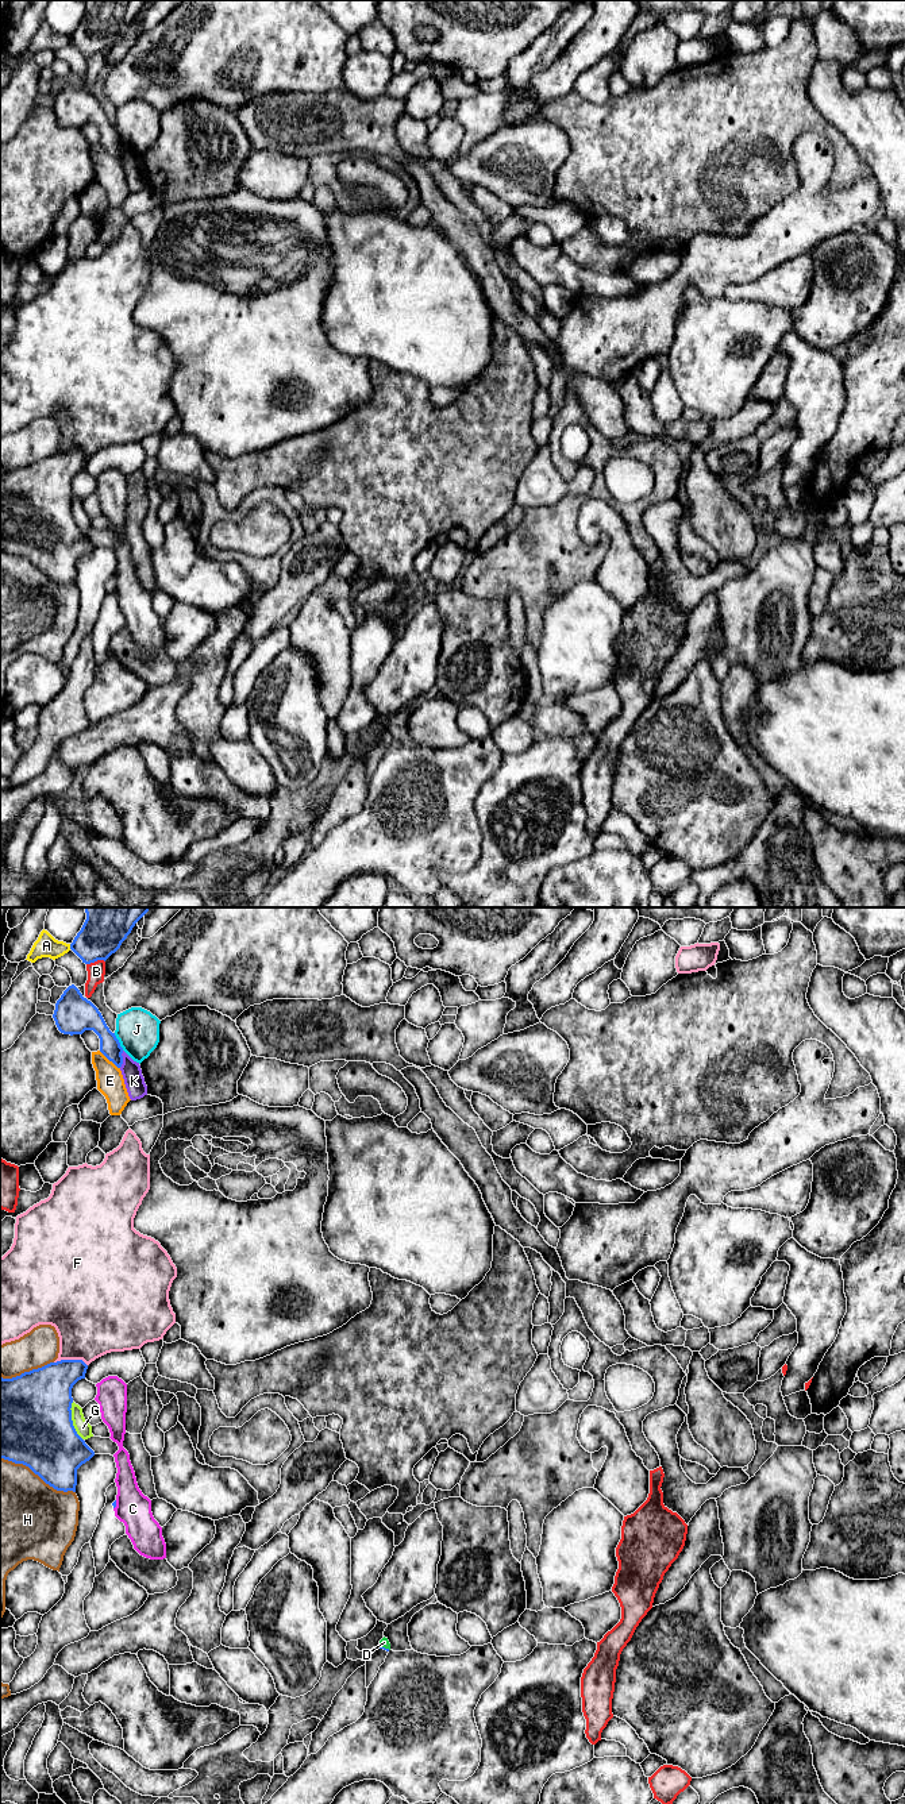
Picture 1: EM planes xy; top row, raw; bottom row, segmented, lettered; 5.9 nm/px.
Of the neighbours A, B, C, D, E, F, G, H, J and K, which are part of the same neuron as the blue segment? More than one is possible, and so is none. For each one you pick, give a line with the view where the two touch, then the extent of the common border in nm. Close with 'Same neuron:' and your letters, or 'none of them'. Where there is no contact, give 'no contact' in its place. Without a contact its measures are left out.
D: contact in xy; length 80 nm
Same neuron: D

